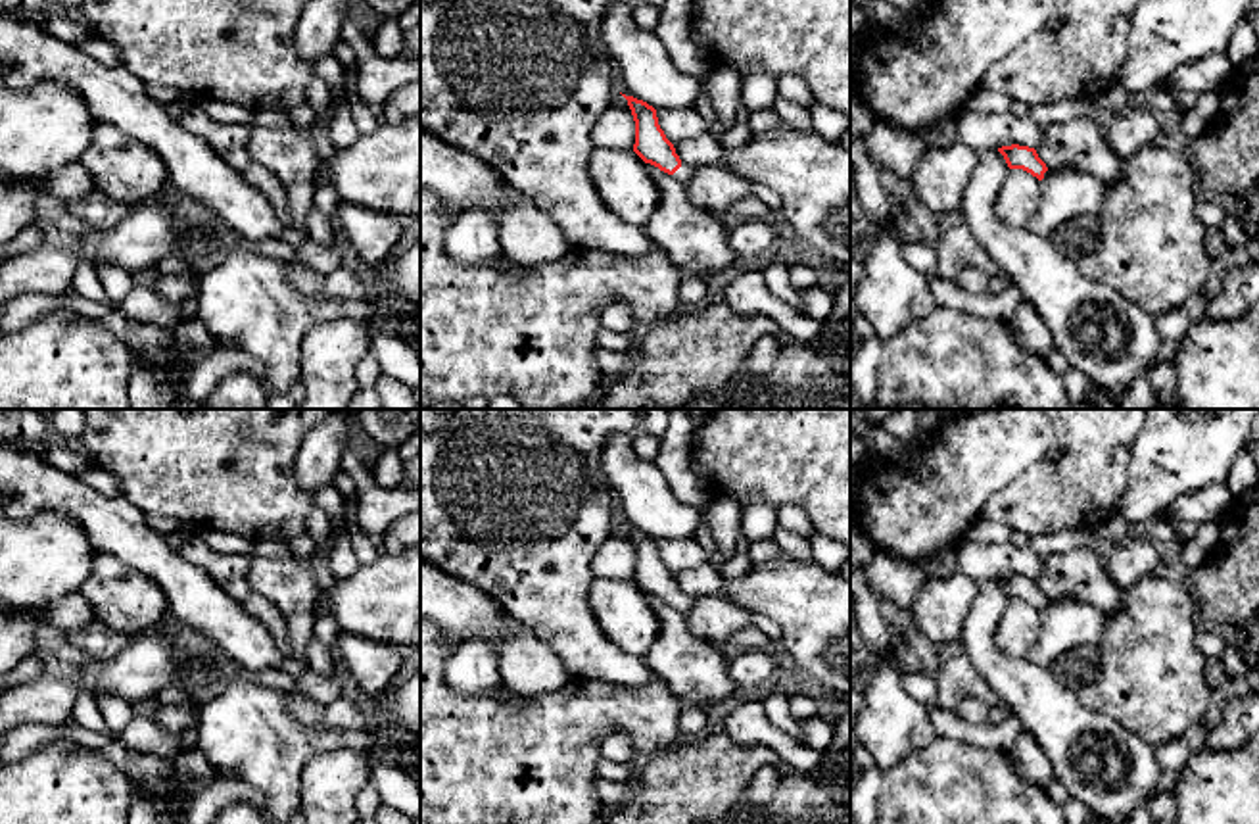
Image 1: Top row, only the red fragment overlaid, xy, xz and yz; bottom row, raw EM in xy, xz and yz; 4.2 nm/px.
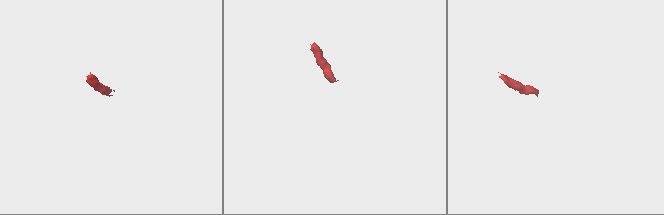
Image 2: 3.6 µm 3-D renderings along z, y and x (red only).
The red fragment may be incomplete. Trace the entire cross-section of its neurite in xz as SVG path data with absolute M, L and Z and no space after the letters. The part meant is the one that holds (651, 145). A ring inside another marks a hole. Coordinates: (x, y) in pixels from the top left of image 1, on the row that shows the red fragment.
M626 96L635 121L635 144L633 152L645 161L660 171L672 175L683 186L689 184L693 177L693 167L685 165L676 154L674 144L666 138L658 125L656 109L643 100Z

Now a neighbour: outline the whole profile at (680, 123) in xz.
M664 106L656 109L658 125L672 144L701 136L706 131L704 117L687 108Z

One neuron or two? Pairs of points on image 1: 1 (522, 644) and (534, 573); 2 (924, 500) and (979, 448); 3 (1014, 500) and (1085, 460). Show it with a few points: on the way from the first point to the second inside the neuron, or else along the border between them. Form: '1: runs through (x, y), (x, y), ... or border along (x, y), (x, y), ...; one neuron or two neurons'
1: border along (507, 611), (559, 657); two neurons
2: runs through (937, 490), (966, 461); one neuron
3: runs through (1031, 500), (1046, 498), (1068, 477); one neuron

